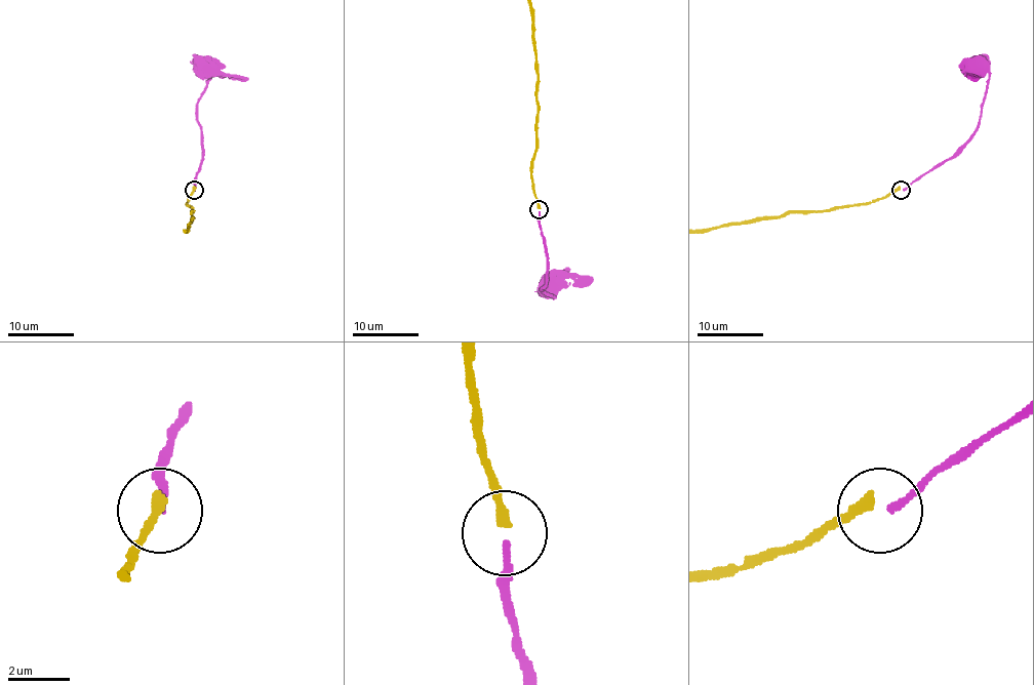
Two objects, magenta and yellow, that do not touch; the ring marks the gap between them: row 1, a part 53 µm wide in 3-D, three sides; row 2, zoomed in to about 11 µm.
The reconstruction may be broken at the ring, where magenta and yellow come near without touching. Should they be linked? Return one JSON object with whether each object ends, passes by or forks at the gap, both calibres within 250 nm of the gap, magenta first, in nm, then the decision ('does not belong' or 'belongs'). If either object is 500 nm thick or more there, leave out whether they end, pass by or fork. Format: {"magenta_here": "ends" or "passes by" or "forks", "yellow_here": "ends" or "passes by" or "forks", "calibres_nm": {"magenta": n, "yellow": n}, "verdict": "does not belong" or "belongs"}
{"magenta_here": "ends", "yellow_here": "ends", "calibres_nm": {"magenta": 200, "yellow": 360}, "verdict": "does not belong"}

